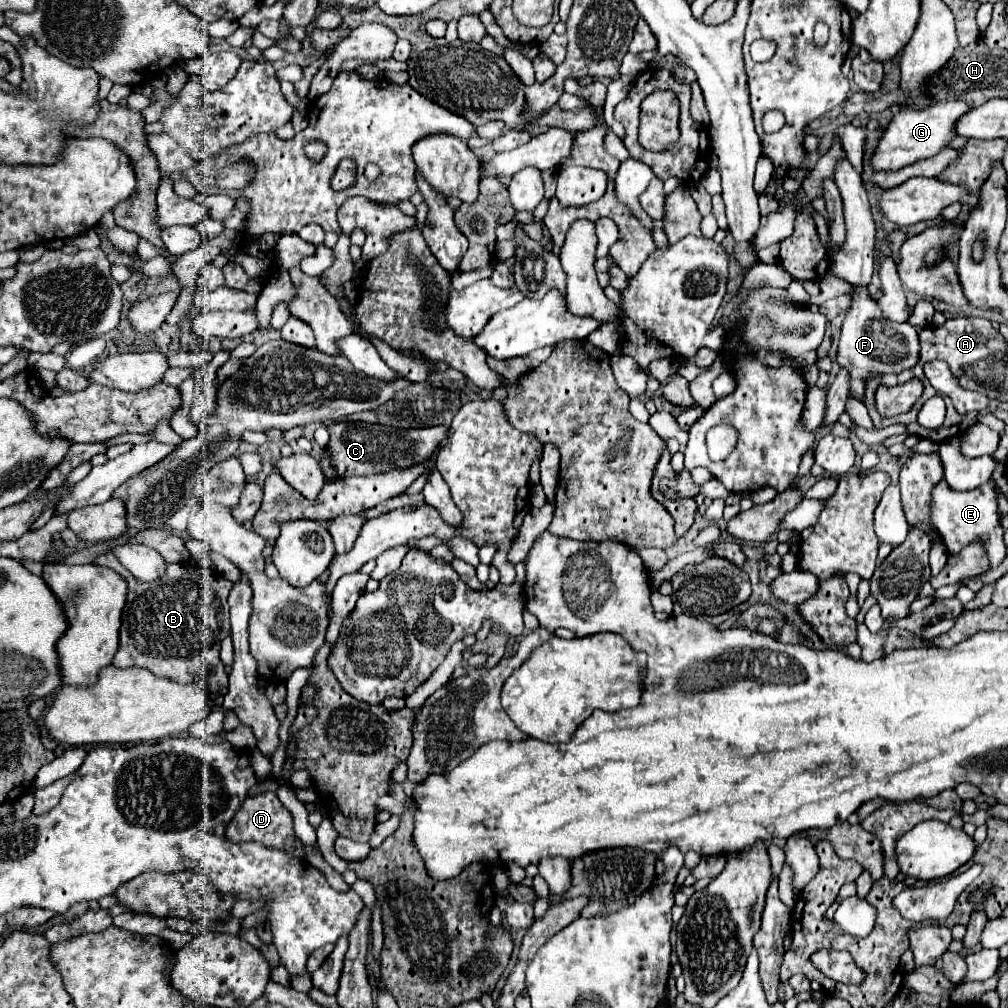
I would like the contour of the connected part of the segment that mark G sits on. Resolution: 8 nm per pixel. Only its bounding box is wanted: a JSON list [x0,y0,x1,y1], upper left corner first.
[872,99,972,171]

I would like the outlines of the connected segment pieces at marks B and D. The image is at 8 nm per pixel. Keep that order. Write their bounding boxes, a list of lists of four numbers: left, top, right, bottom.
[[94,553,234,685],[226,791,304,857]]

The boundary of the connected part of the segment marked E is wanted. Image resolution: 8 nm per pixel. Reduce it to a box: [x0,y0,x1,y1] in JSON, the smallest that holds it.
[932,481,1006,569]

